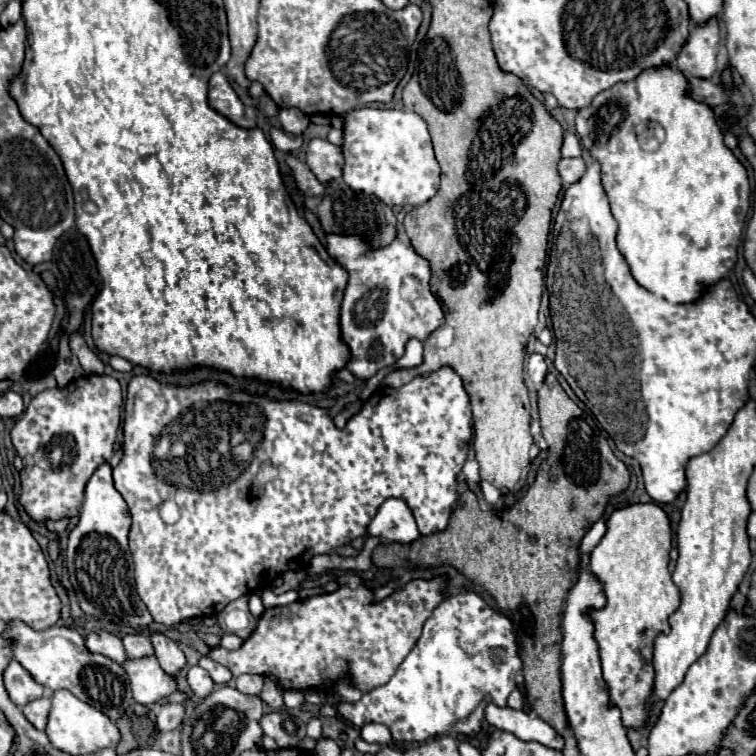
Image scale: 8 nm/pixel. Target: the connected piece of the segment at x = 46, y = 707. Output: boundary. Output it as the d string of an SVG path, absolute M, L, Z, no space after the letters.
M50 697L36 699L36 701L28 703L28 705L22 709L24 717L28 717L28 721L30 721L36 729L40 729L40 731L44 731L44 727L46 727L48 711L50 711Z

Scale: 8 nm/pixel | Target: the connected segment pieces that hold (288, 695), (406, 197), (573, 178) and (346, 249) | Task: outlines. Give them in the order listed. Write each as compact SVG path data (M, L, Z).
M287 690L283 694L283 702L289 709L297 708L304 702L304 695L297 690Z
M354 109L344 117L344 181L354 191L376 195L386 205L420 207L440 187L440 165L432 151L424 119L400 109Z
M576 157L576 159L560 159L558 171L560 171L562 181L566 185L572 185L572 183L580 181L580 177L586 171L586 165L584 165L584 159L582 157Z
M328 235L328 253L330 257L348 271L350 279L344 291L344 301L340 309L340 333L342 341L350 349L350 357L346 369L358 379L370 379L376 371L392 365L396 359L402 357L404 345L408 339L416 337L424 341L432 331L436 331L444 323L442 305L430 293L430 265L422 259L410 243L400 243L394 239L388 247L380 251L370 251L368 245L360 237L346 237L346 235Z

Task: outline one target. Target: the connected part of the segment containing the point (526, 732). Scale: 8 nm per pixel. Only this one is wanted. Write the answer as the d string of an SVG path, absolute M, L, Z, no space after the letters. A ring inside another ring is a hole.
M486 705L484 717L496 729L514 733L522 741L538 741L550 749L562 749L564 739L552 731L552 727L542 721L534 711L516 711L512 707L498 707Z

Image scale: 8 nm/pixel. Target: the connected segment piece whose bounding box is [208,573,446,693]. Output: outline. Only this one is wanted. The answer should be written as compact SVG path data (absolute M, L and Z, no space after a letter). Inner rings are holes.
M344 573L340 579L340 589L334 593L298 599L286 607L272 607L260 617L256 631L244 641L244 645L236 651L226 651L224 647L216 647L208 653L214 661L226 665L234 677L242 673L256 673L256 675L274 675L284 689L300 689L306 691L310 687L326 689L330 683L338 681L340 677L350 675L352 683L362 691L370 691L378 685L390 681L392 673L396 673L400 661L412 651L416 645L424 621L430 617L432 609L444 599L446 583L408 583L404 589L392 593L384 601L372 605L372 591L364 587L362 579L354 573Z

